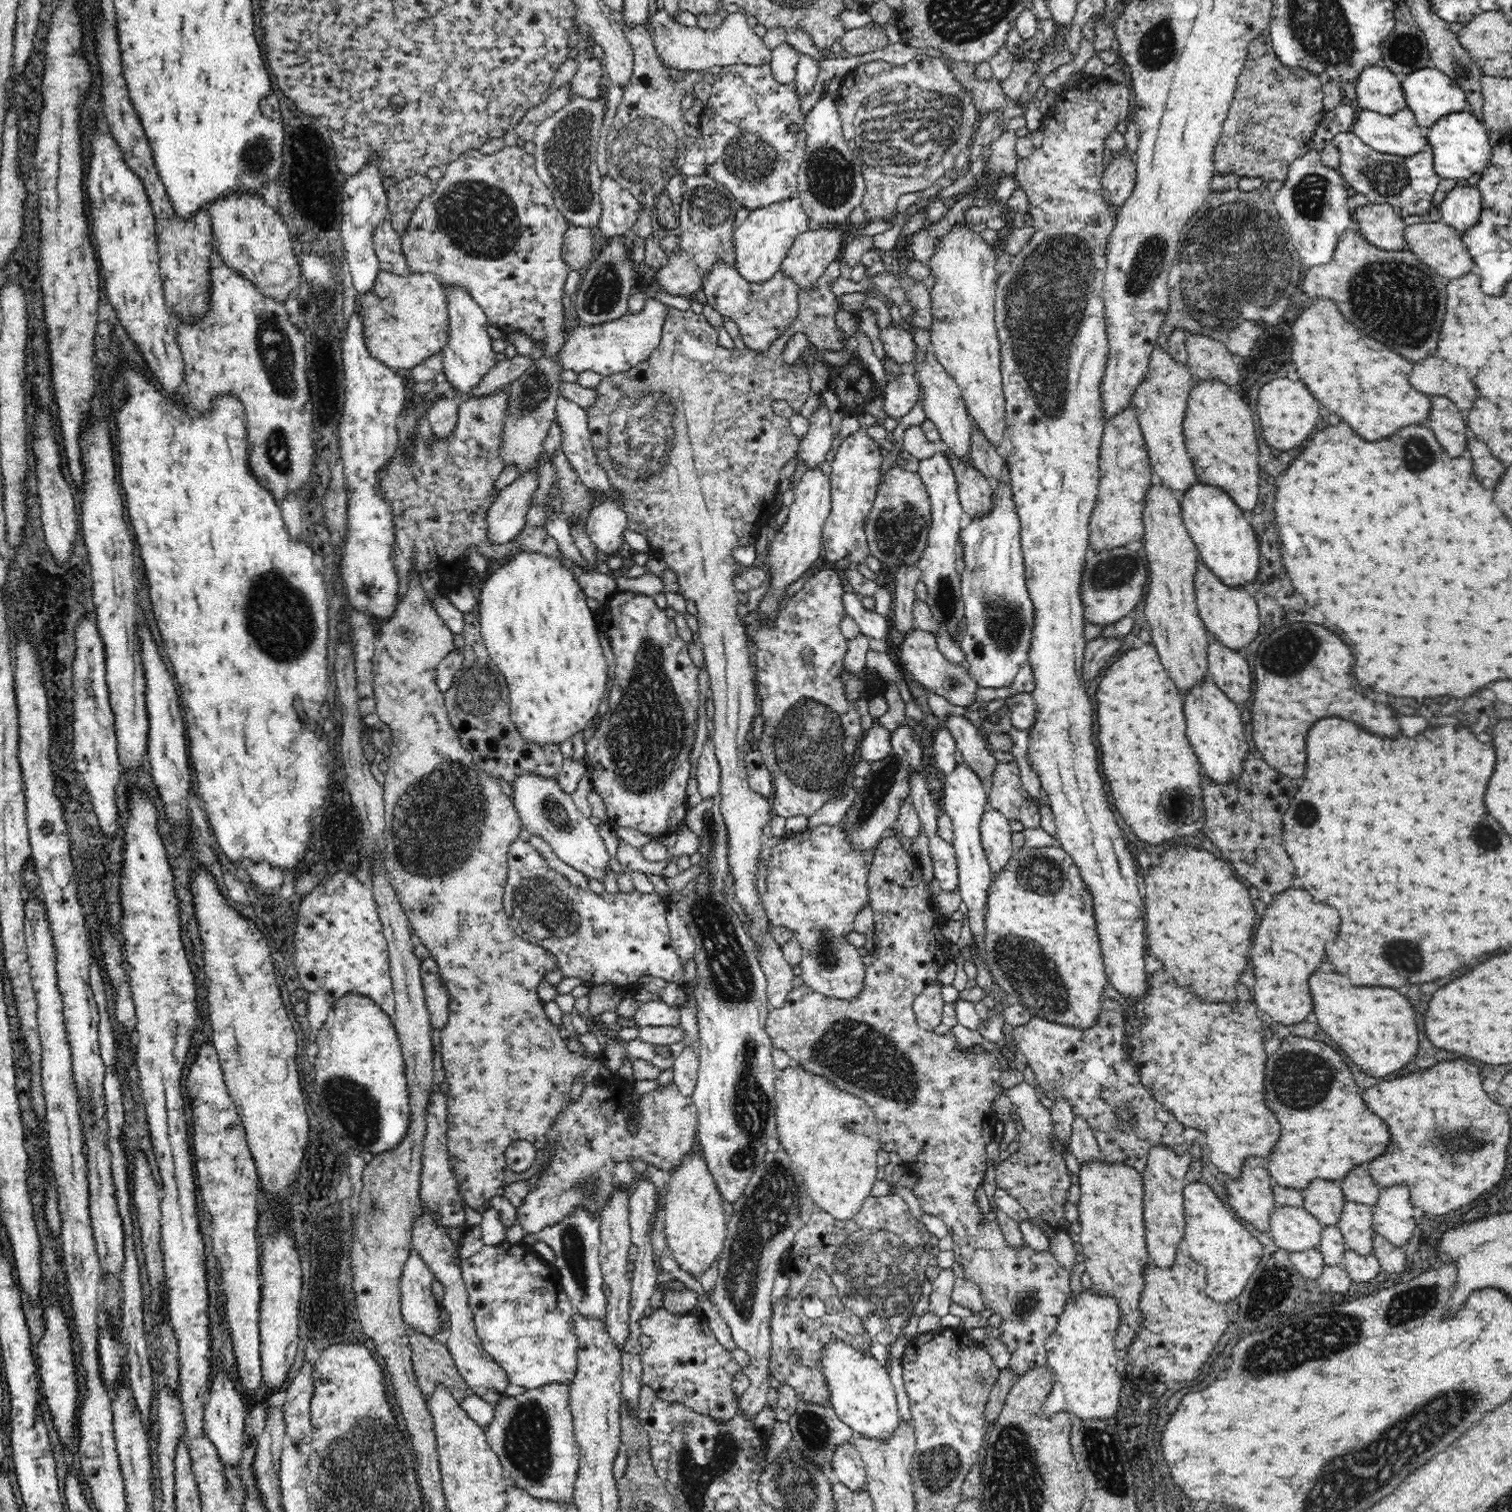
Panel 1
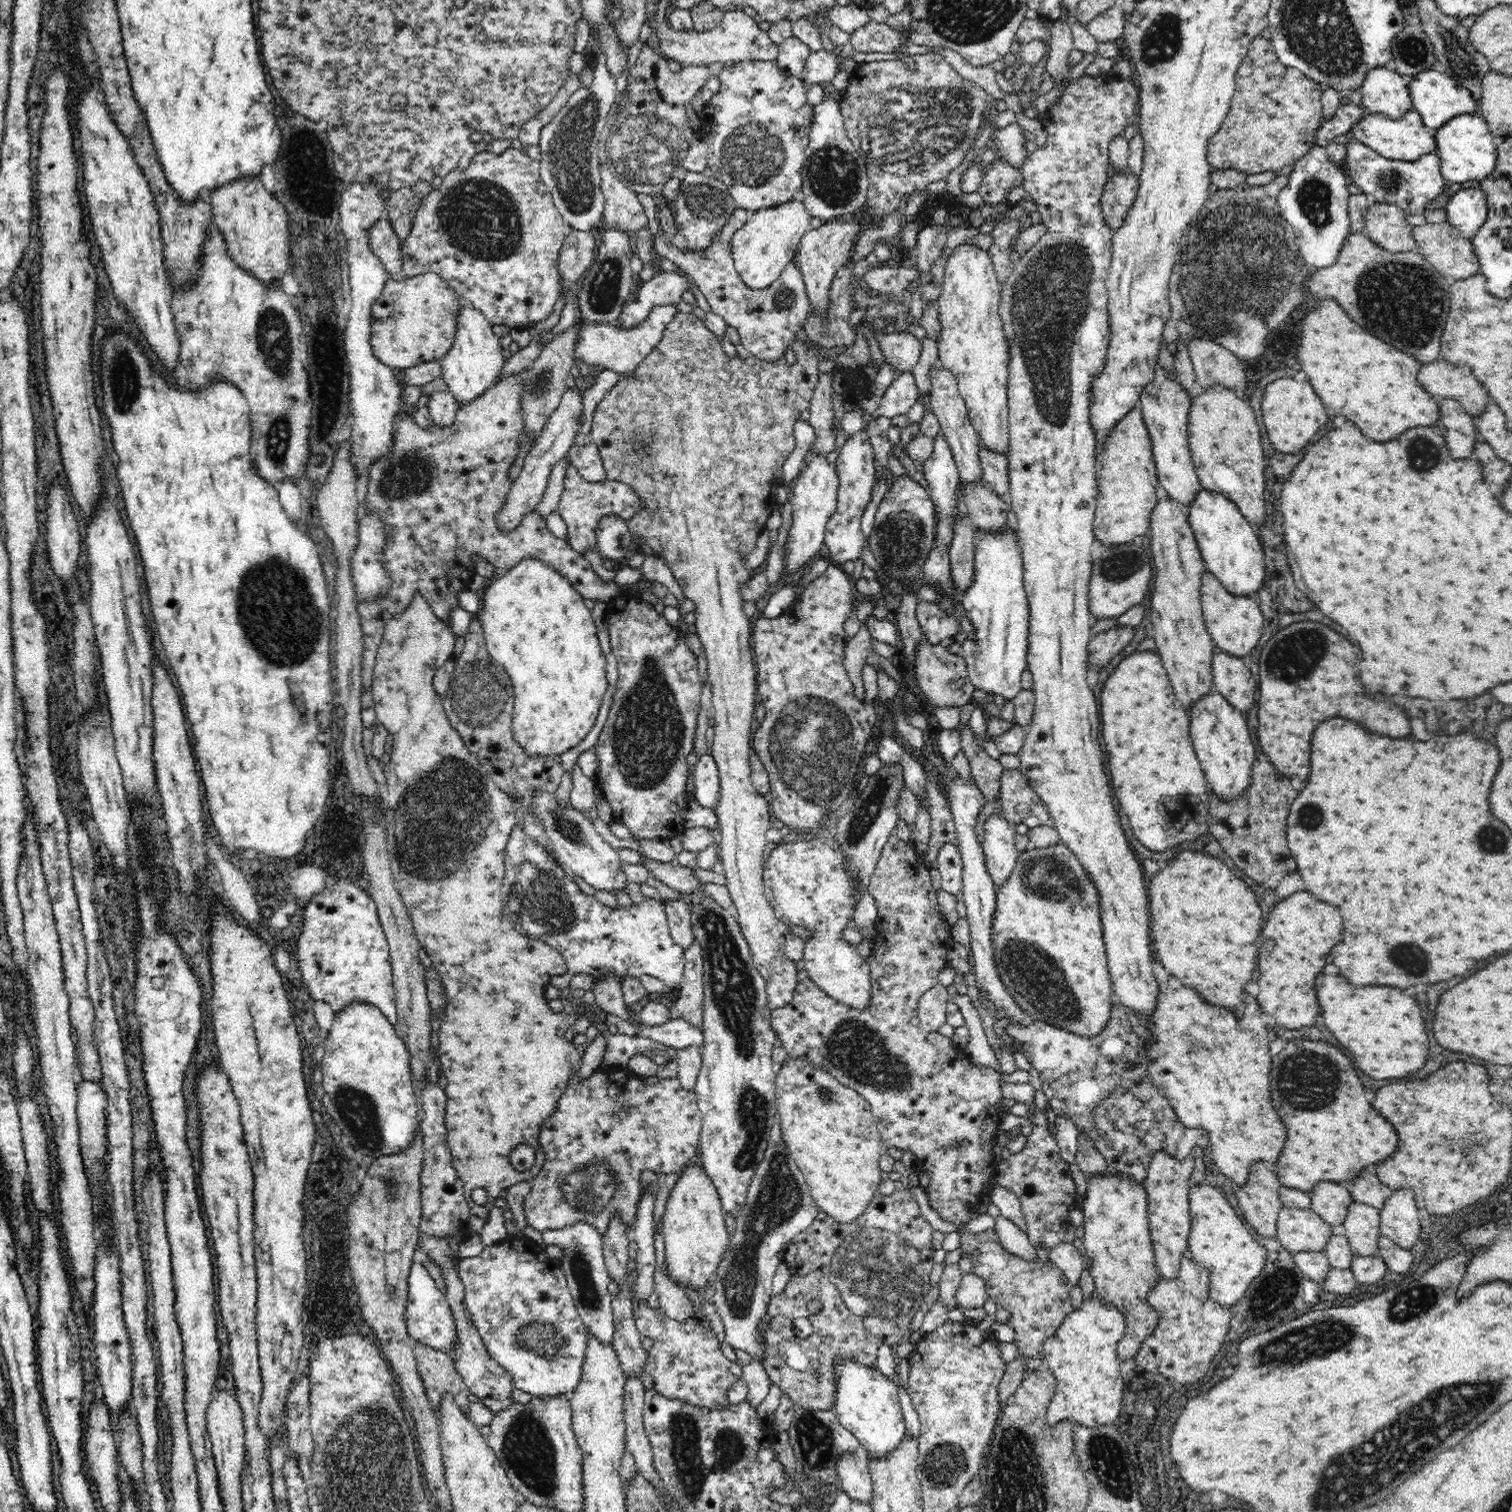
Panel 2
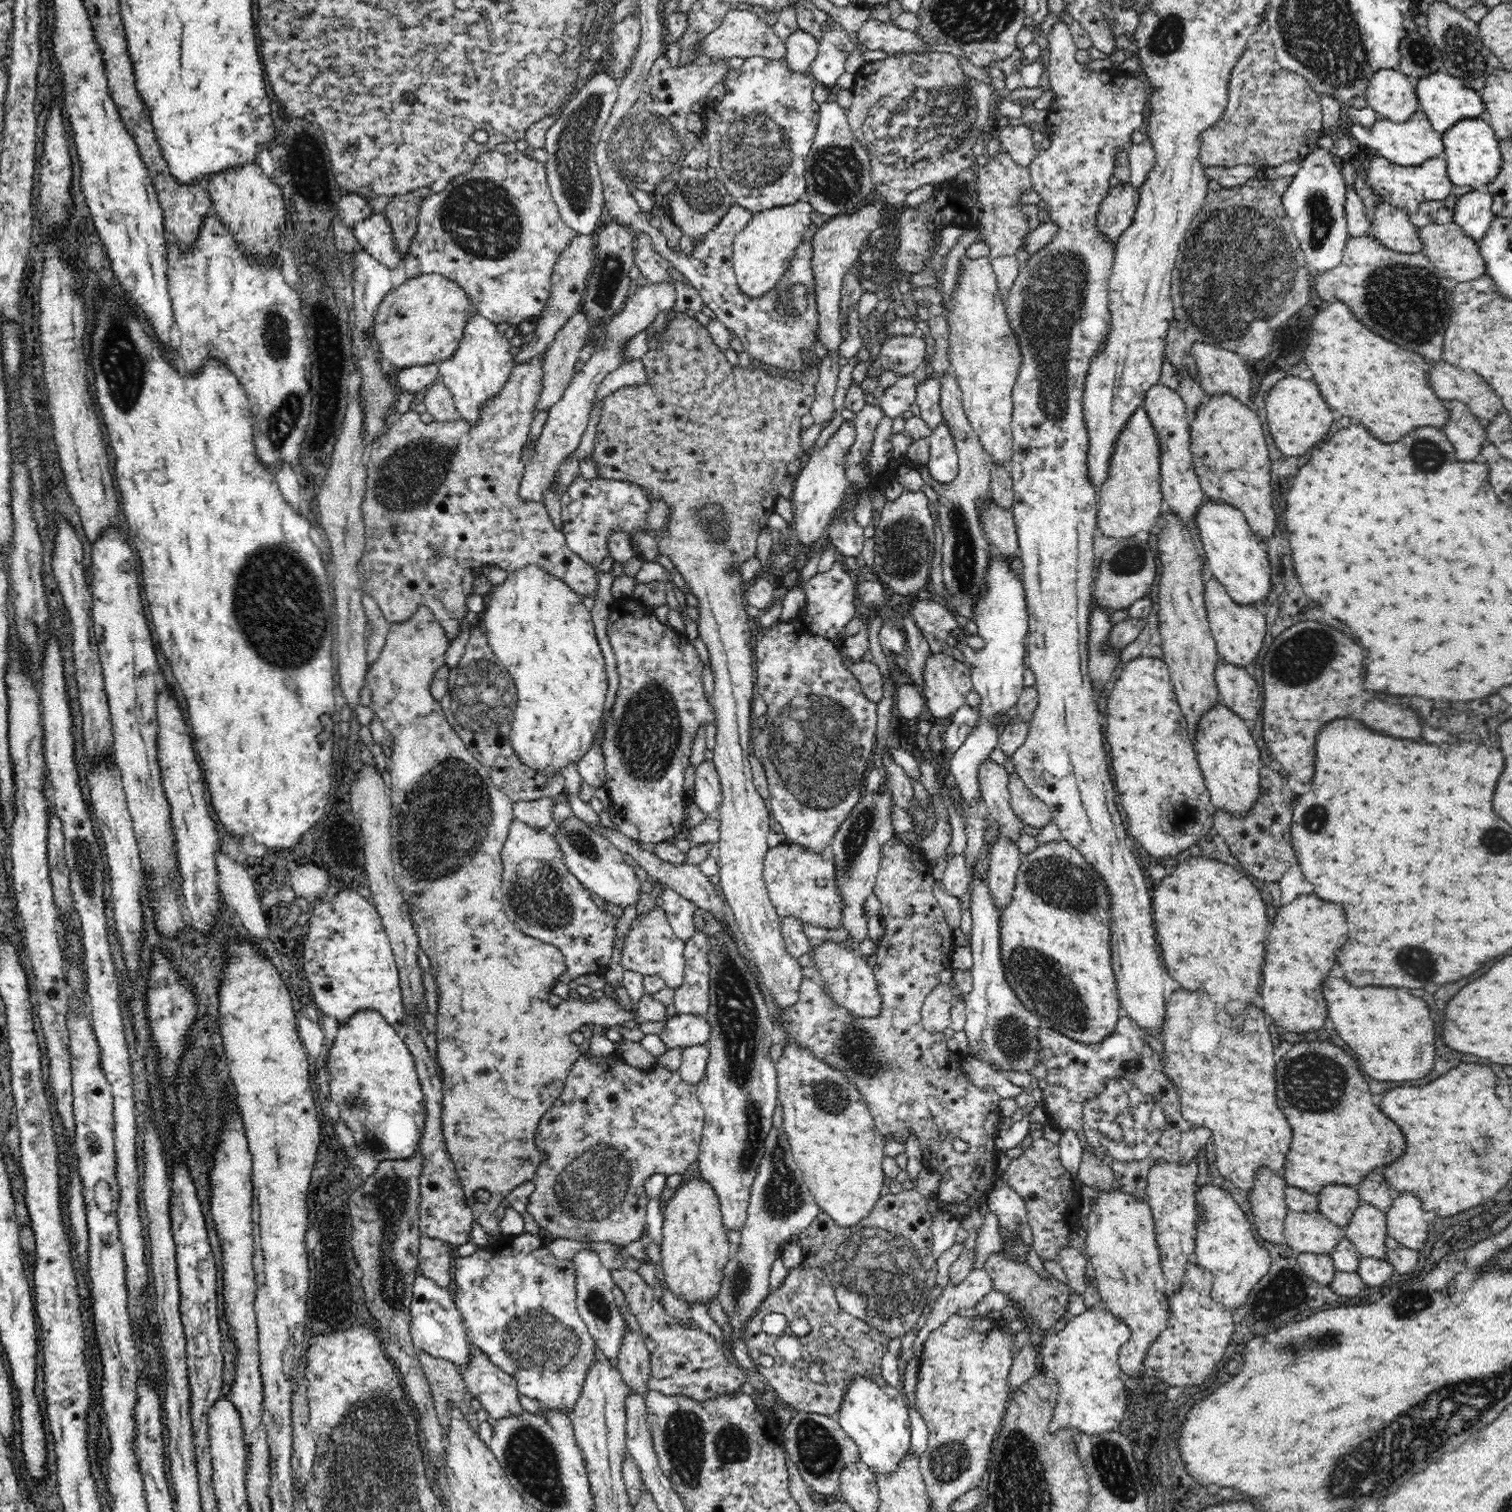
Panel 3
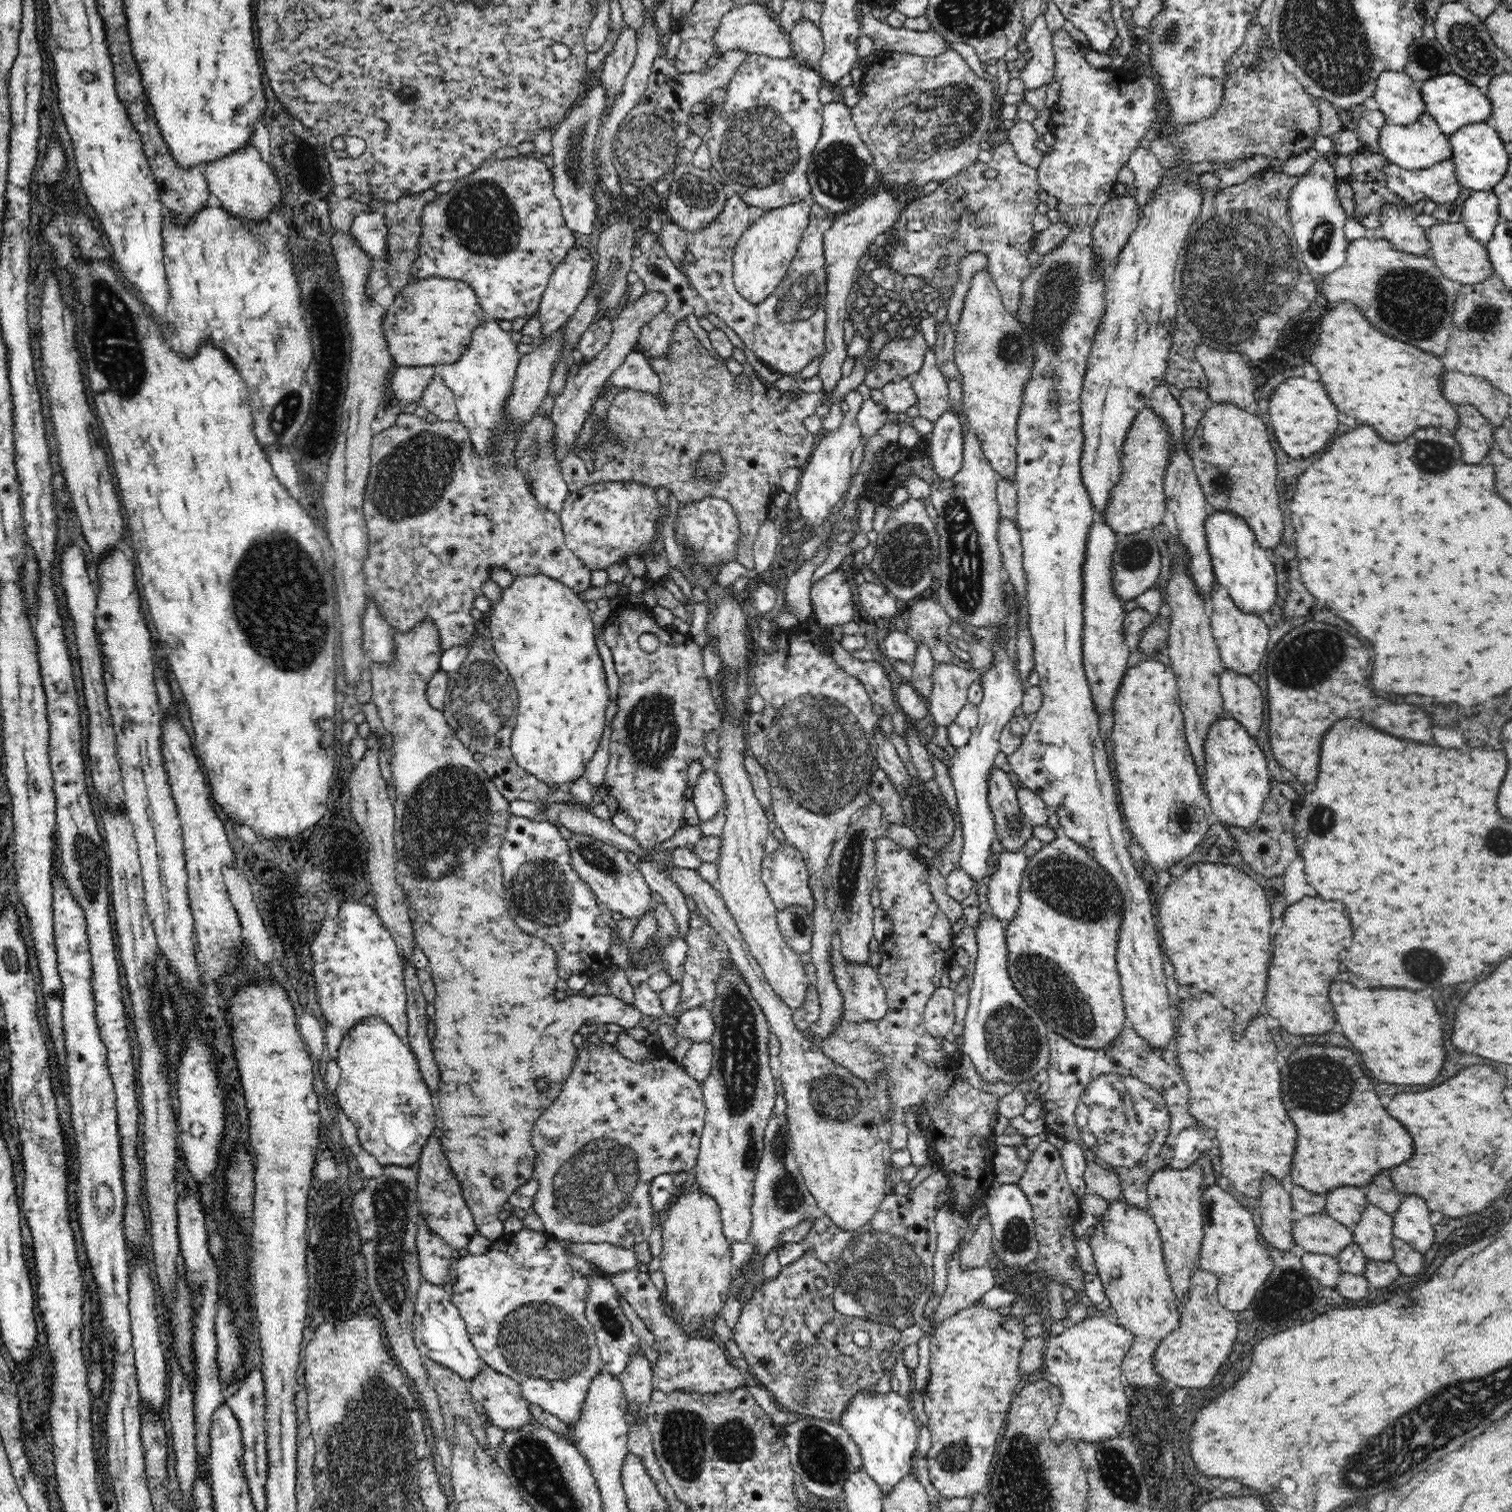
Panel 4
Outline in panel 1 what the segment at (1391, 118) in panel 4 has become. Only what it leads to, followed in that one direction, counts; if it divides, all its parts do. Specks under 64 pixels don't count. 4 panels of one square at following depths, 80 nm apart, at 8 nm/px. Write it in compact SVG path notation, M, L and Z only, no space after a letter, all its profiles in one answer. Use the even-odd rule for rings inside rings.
M1381 64L1364 68L1356 79L1355 90L1359 110L1393 115L1395 111L1407 108L1401 77Z

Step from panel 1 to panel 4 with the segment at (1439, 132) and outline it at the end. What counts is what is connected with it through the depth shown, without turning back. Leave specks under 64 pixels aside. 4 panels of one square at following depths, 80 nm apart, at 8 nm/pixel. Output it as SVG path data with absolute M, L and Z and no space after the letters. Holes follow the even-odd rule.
M1472 122L1468 126L1460 126L1450 139L1450 160L1454 163L1454 176L1462 188L1471 191L1492 191L1492 188L1504 178L1508 166L1508 153L1505 142L1498 135L1490 122Z

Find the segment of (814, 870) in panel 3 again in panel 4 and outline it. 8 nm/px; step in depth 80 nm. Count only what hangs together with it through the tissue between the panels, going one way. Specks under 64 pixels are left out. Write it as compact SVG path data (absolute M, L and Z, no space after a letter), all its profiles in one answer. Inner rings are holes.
M780 844L775 851L766 855L762 861L761 877L777 910L786 909L789 906L800 906L806 909L806 913L813 914L816 902L812 893L812 875L809 874L804 855L796 847Z

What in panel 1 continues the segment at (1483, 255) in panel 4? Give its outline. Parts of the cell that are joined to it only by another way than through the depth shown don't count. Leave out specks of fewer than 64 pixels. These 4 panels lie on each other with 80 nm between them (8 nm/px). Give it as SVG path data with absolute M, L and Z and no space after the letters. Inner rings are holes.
M1442 221L1420 222L1406 226L1403 237L1406 238L1407 250L1414 253L1420 261L1438 273L1446 281L1458 278L1459 275L1472 273L1475 267L1471 260L1470 253L1466 250L1466 245L1462 242L1462 234Z

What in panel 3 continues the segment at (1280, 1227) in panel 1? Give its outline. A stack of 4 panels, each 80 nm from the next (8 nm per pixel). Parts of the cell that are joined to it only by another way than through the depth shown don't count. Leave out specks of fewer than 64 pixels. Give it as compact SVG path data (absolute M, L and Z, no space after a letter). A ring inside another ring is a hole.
M1288 1210L1283 1222L1283 1232L1286 1244L1300 1253L1330 1255L1334 1252L1334 1246L1338 1246L1336 1242L1344 1238L1342 1227L1338 1227L1319 1211Z

